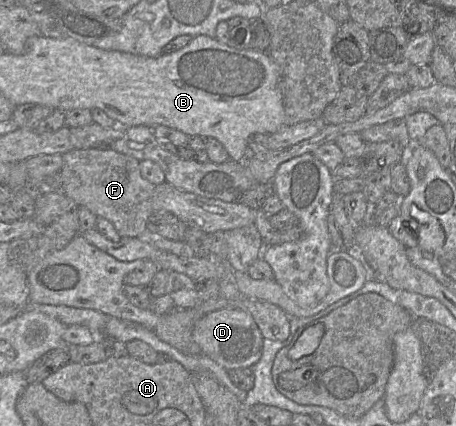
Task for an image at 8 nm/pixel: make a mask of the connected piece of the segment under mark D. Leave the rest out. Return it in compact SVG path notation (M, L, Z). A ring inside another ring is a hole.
M219 309L203 315L192 336L202 353L226 370L250 368L262 356L264 337L251 314L241 309Z

